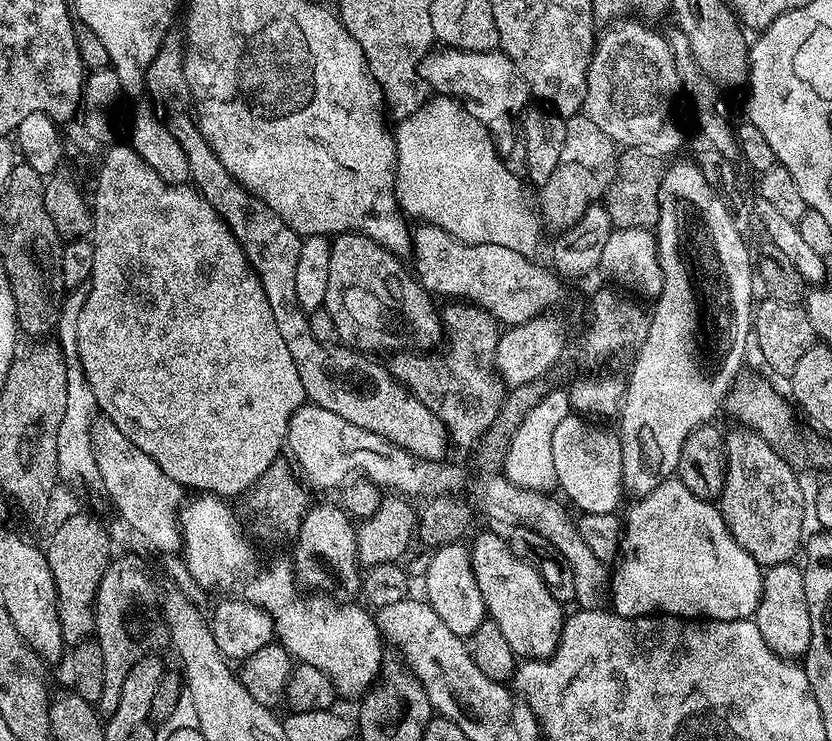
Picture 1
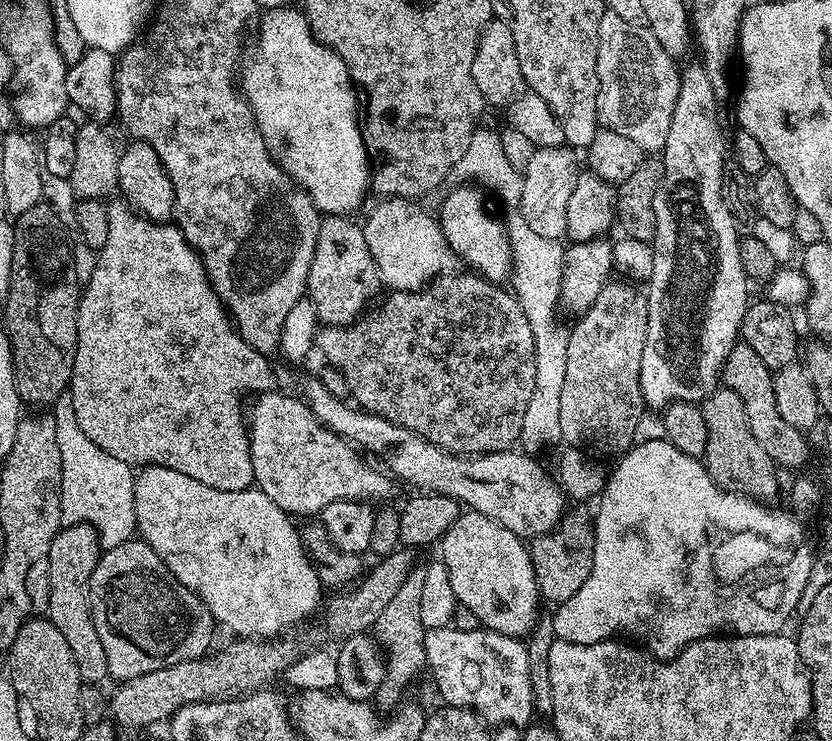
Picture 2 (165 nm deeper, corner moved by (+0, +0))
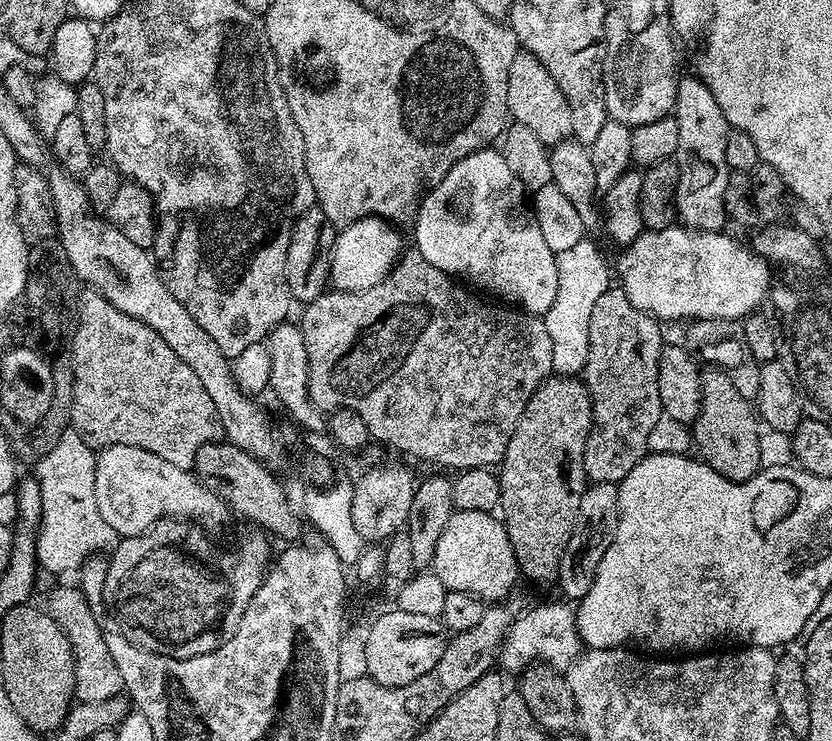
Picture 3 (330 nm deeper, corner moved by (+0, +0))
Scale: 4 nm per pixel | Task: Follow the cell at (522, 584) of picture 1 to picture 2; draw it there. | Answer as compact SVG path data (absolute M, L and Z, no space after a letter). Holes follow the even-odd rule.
M471 510L461 511L460 516L446 530L446 534L439 541L438 549L442 555L442 563L450 574L450 586L454 586L457 605L470 609L481 625L489 632L506 634L517 638L524 638L532 631L538 617L541 615L542 597L536 585L536 575L532 565L532 553L529 545L519 536L515 536L506 526L486 518L486 514Z

